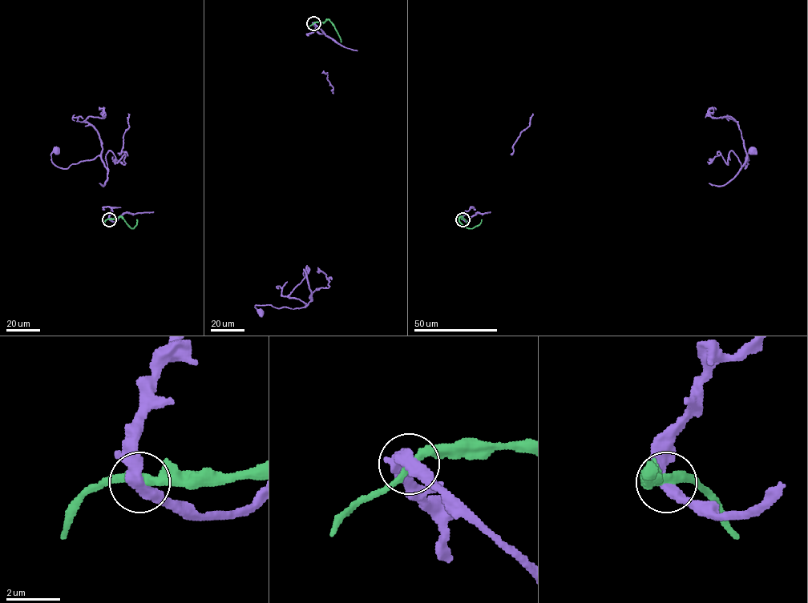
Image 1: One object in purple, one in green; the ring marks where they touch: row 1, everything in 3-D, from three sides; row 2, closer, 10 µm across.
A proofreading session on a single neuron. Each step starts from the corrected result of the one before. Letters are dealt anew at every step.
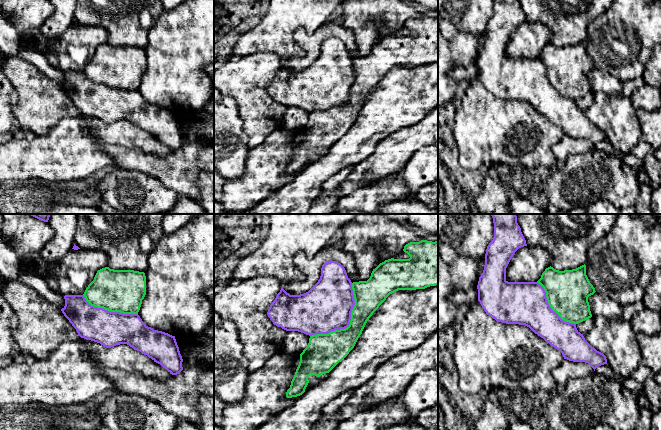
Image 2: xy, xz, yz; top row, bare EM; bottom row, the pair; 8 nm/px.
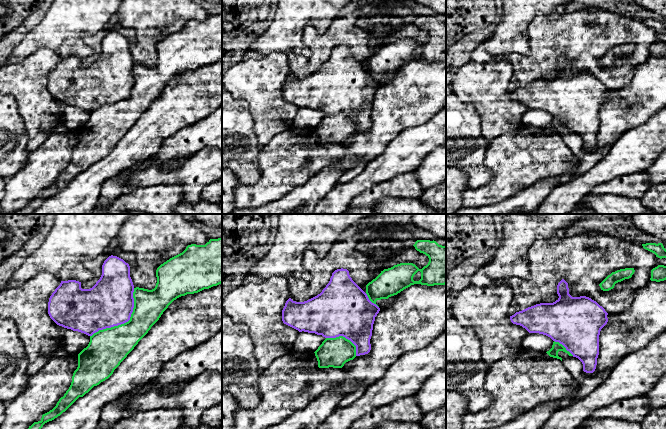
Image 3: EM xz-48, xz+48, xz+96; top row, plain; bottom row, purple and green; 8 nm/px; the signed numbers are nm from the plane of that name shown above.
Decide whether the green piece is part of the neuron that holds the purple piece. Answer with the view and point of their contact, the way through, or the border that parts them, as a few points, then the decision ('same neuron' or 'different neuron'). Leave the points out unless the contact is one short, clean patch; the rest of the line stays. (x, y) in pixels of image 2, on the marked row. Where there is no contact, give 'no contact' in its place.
contact xz (349, 323); different neuron

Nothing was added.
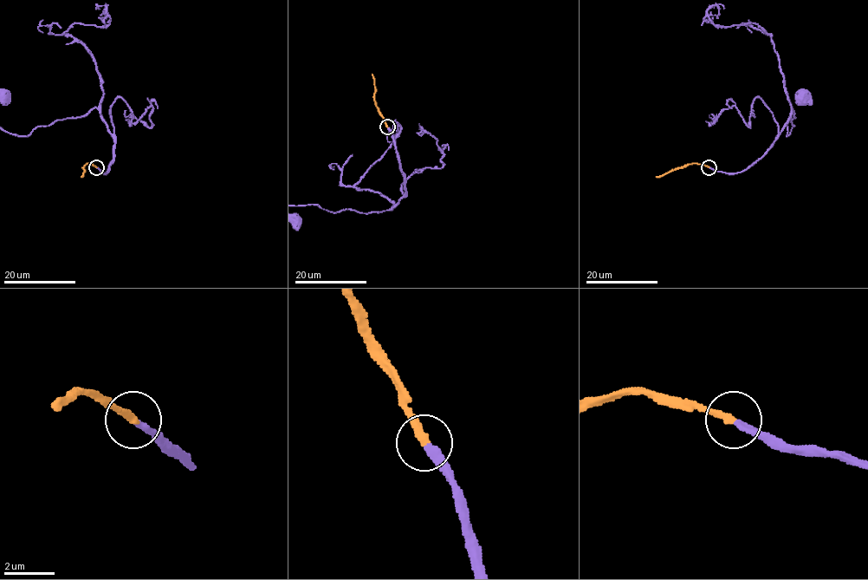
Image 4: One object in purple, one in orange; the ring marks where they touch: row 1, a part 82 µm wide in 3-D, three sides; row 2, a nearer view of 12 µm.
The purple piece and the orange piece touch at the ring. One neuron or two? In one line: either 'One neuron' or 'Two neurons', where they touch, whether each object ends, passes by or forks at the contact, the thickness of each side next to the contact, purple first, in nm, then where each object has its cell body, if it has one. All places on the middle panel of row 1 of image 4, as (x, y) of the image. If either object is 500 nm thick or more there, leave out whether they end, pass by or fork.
One neuron. Place: (387, 127). At the ring purple ends. At the ring orange ends. Thickness 280 nm (purple) against 320 nm. Soma of purple: (294, 218). Soma of orange: none

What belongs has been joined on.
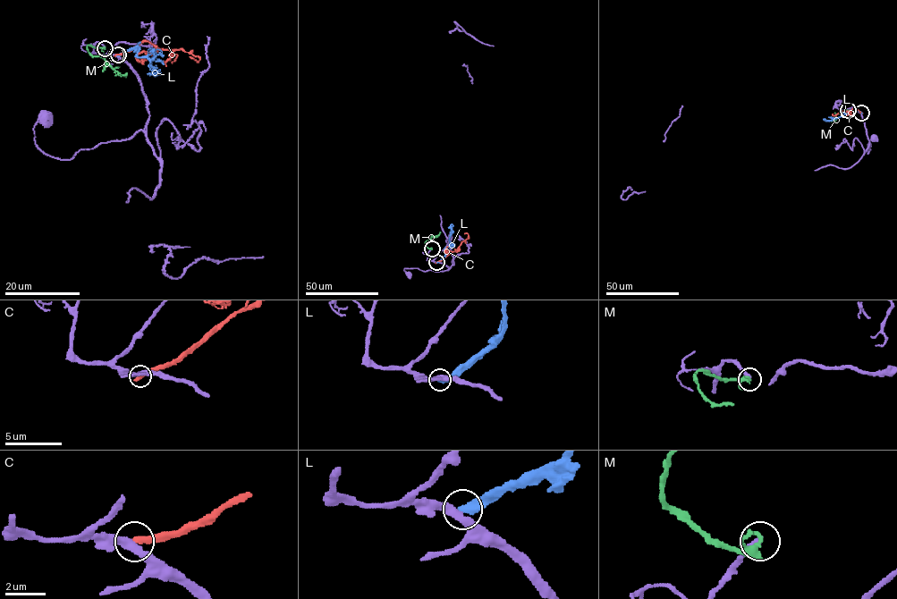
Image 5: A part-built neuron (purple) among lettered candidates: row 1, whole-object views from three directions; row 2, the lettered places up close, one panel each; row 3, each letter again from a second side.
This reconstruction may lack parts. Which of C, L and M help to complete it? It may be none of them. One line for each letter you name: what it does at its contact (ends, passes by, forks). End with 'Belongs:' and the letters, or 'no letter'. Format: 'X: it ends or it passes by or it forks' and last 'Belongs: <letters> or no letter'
Belongs: no letter

